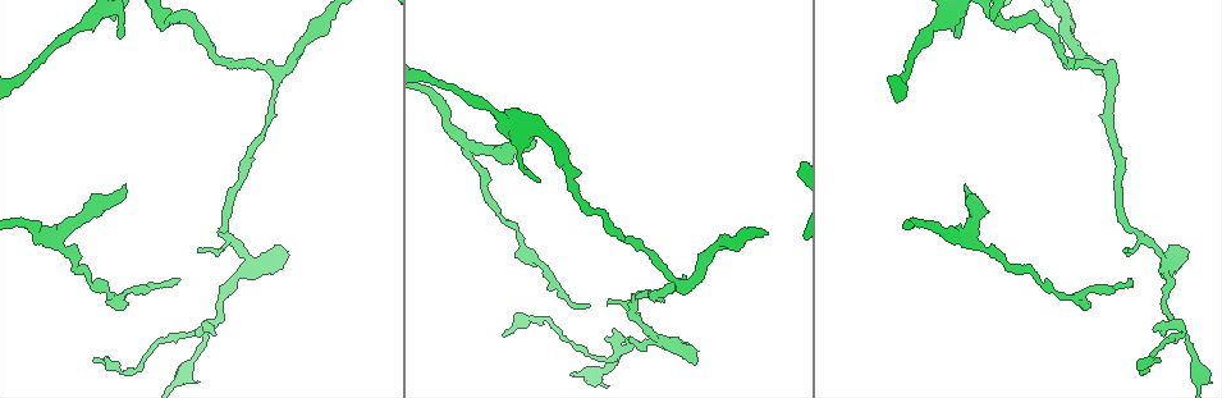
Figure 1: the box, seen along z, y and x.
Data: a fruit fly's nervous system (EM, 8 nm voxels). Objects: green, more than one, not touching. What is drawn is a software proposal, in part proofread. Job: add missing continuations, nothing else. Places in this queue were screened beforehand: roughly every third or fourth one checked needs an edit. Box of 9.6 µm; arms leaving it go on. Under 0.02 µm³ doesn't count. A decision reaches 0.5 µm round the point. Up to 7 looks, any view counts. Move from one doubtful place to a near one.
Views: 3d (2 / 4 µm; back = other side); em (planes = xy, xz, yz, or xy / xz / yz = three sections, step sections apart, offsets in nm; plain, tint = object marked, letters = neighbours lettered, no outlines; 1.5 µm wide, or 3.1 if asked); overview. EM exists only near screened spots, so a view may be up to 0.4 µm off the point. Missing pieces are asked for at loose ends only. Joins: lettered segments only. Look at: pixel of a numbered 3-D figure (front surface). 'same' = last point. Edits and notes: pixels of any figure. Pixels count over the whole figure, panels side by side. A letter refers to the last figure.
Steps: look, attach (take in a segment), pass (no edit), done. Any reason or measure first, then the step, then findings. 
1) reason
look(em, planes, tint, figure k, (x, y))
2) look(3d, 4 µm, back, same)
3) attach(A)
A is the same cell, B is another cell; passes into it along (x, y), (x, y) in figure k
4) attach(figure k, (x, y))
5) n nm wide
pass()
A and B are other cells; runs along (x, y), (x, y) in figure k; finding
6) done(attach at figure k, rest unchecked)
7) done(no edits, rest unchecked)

free end
look(3d, 4 µm, figure 1, (536, 142))

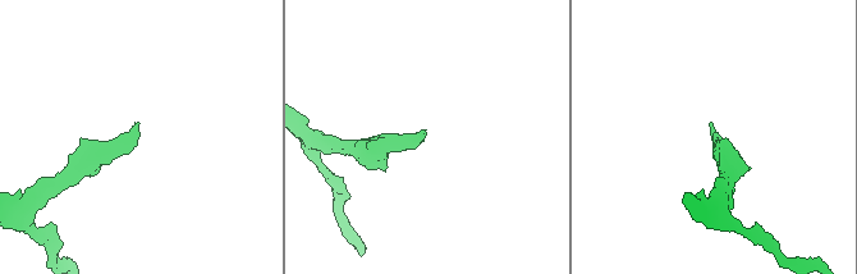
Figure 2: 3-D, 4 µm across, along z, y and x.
shape alone is not enough
look(em, planes, letters, figure 2, (426, 132))

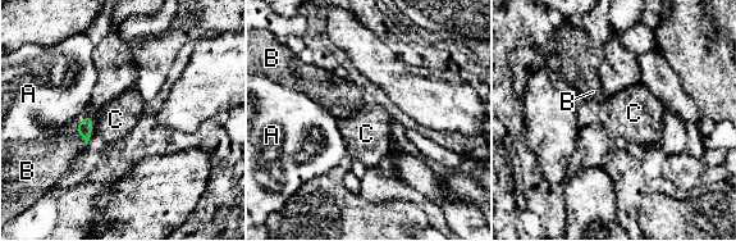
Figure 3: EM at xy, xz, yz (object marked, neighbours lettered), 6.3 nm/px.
B touches over 130 nm
pass()
A, B and C are other cells; border along (91, 117), (94, 121) in figure 3; no lettered segment goes on from it

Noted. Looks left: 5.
an open end
look(em, planes, tint, figure 1, (954, 36))

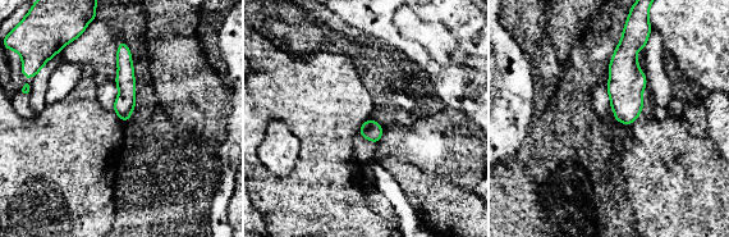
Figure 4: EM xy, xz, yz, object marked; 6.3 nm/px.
look(em, planes, letters, same)

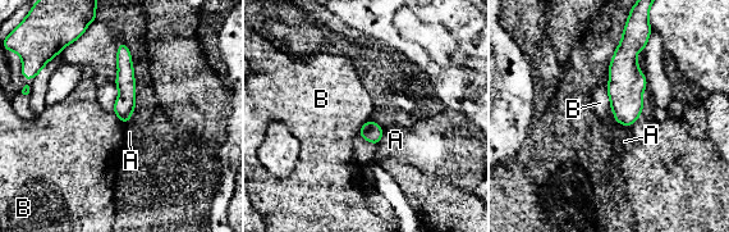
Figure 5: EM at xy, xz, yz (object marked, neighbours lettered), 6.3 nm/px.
120 nm wide
pass()
A and B are other cells; border along (605, 87), (610, 107) in figure 5; none of them fits

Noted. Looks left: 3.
an open end
look(3d, 2 µm, figure 1, (200, 335))

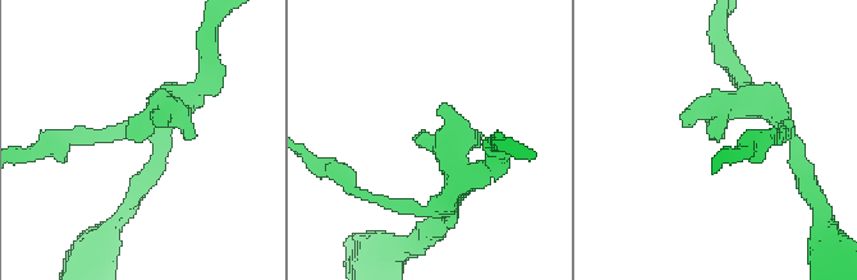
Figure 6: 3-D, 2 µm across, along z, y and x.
need the tissue
look(em, yz, step 8, letters, figure 6, (685, 126))

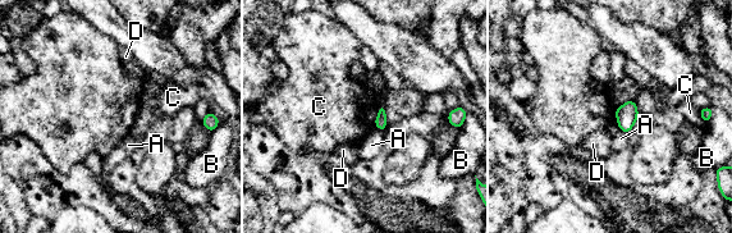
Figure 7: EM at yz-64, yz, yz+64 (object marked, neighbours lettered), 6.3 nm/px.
pass()
A, B, C and D are other cells; border along (614, 114), (620, 128) in figure 7; no lettered segment goes on from it

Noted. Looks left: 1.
done(no edits, rest unchecked)

